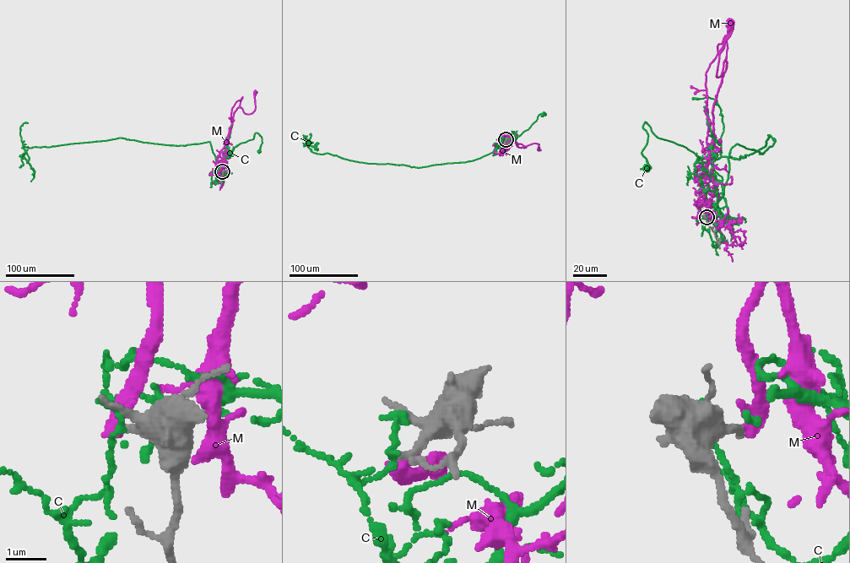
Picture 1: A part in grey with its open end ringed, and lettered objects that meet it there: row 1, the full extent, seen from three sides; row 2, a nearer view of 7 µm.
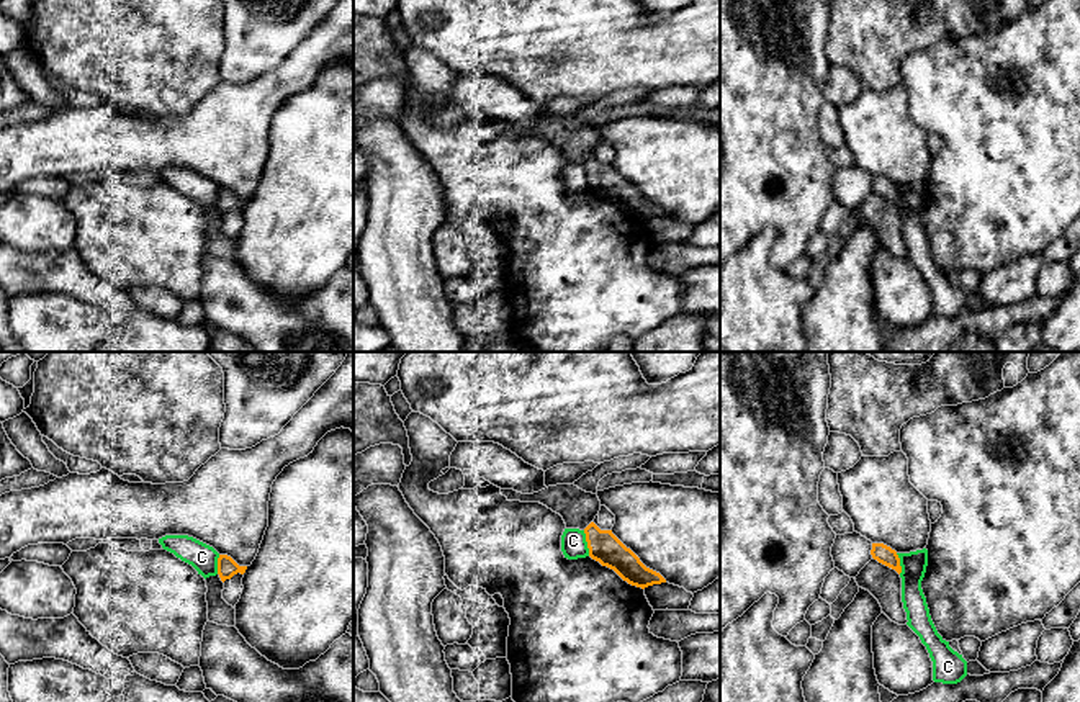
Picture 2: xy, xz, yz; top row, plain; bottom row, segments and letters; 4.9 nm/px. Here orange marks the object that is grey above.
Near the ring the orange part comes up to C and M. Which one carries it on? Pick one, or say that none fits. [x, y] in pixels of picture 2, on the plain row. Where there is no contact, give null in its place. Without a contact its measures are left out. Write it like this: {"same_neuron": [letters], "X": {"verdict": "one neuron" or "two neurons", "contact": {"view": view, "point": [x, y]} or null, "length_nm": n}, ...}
{"same_neuron": [], "C": {"verdict": "two neurons", "contact": {"view": "xz", "point": [588, 177]}, "length_nm": 130}, "M": {"verdict": "two neurons", "contact": null}}

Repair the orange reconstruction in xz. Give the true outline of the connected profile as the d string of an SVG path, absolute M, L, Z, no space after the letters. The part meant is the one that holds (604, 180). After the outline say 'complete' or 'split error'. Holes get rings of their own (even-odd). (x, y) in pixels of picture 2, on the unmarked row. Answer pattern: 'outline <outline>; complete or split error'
outline M594 155L586 162L586 175L589 190L602 200L614 203L623 214L637 221L648 221L666 216L666 213L646 201L640 191L627 182L612 164L601 164Z; complete

